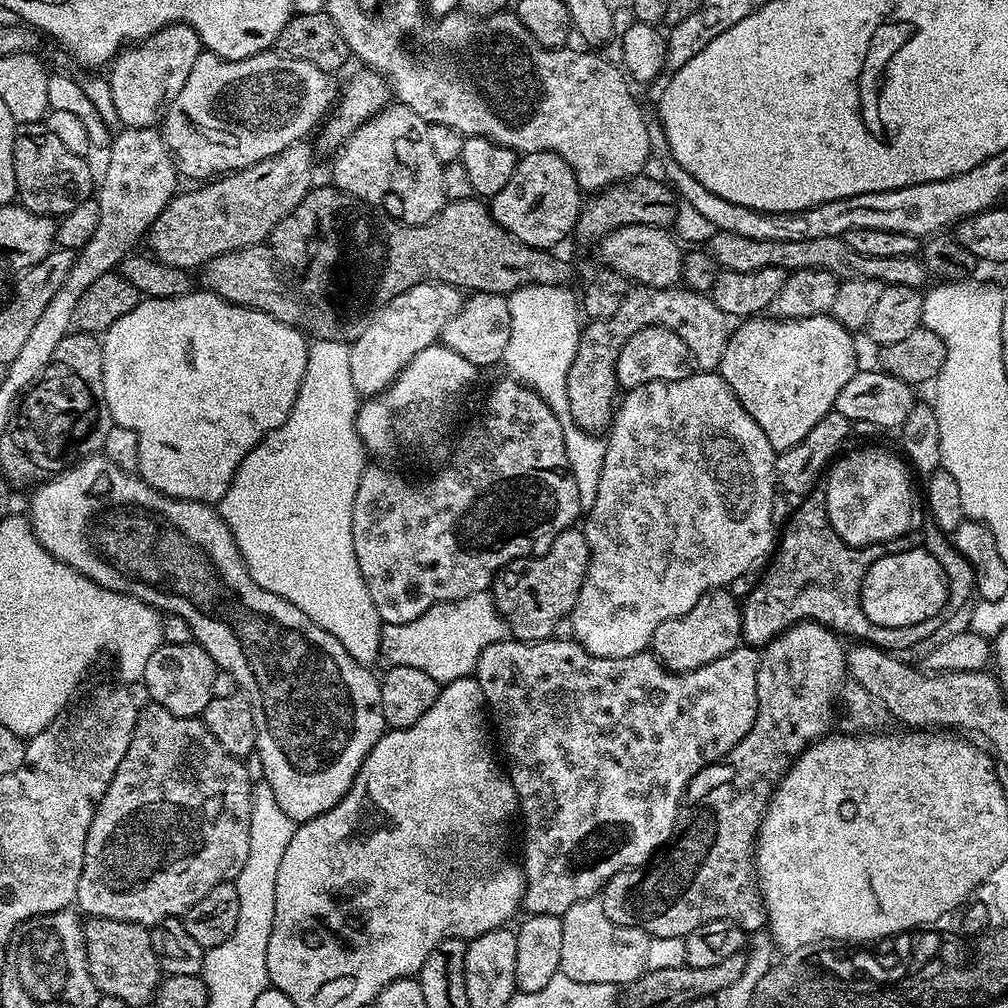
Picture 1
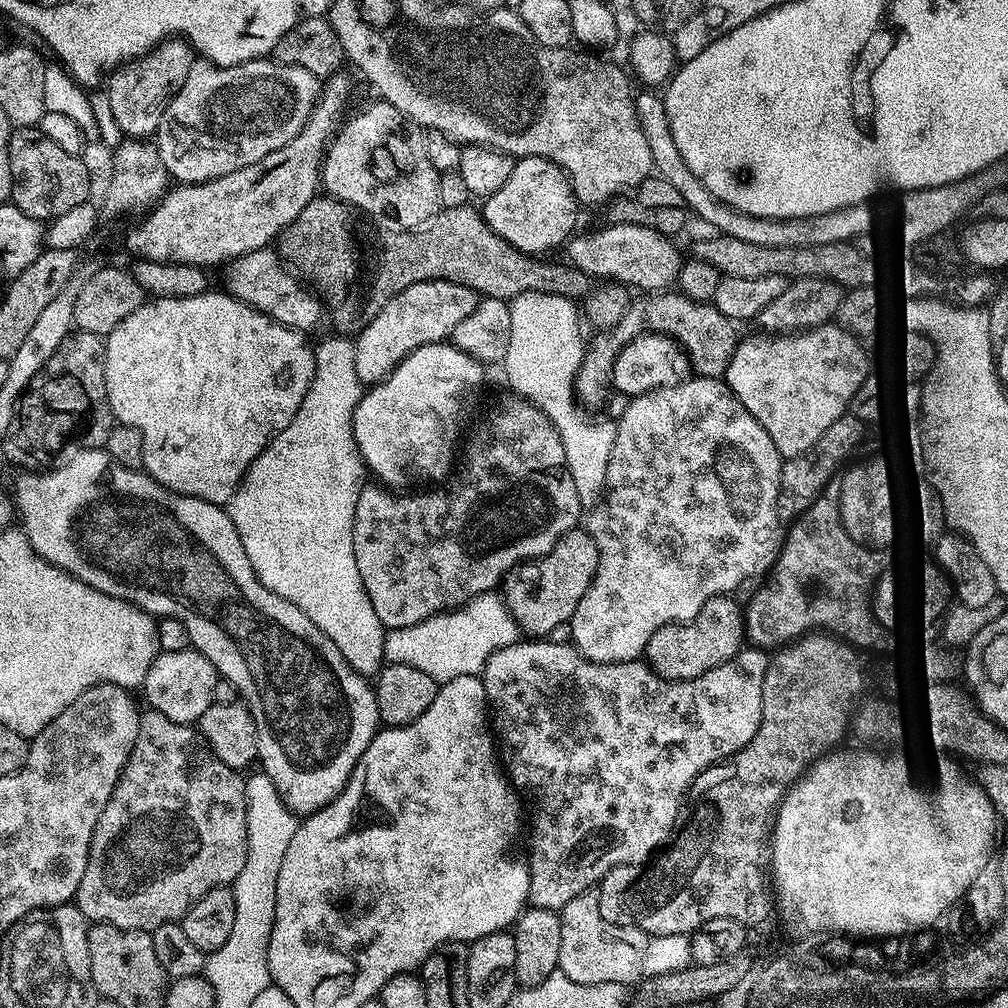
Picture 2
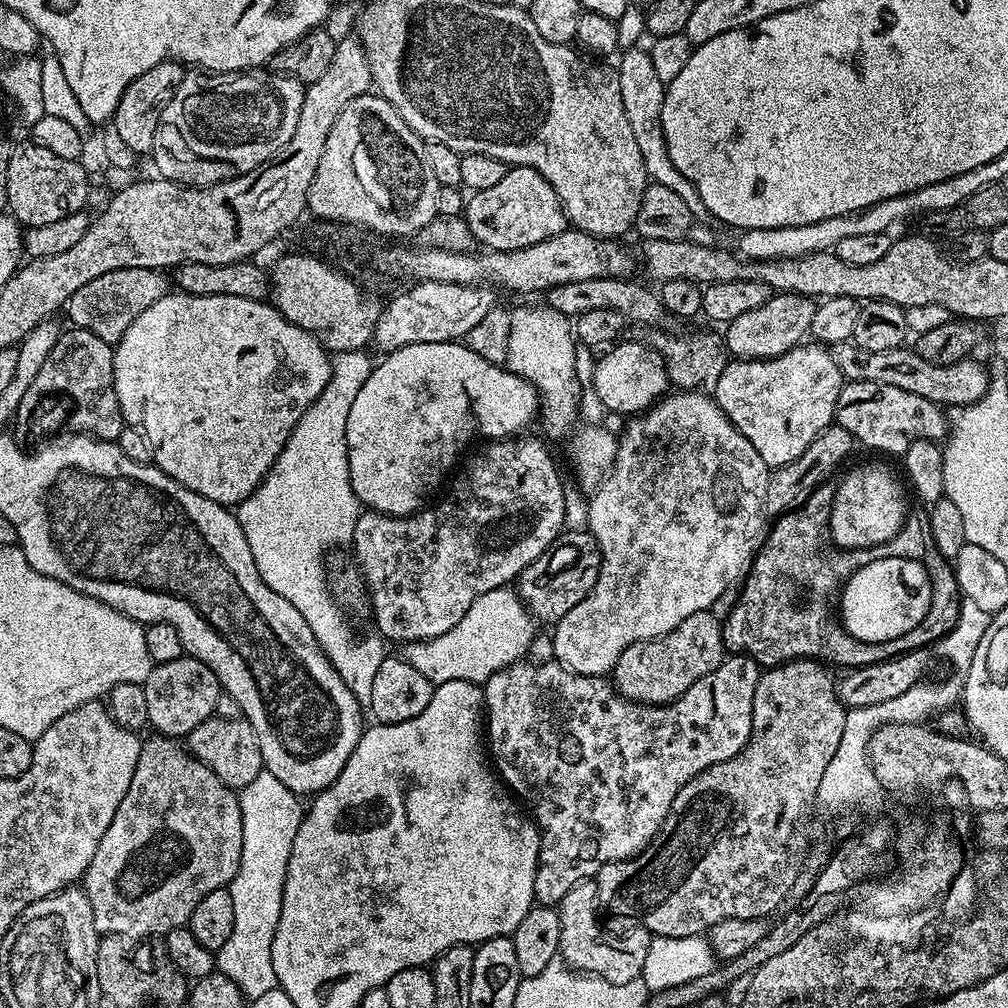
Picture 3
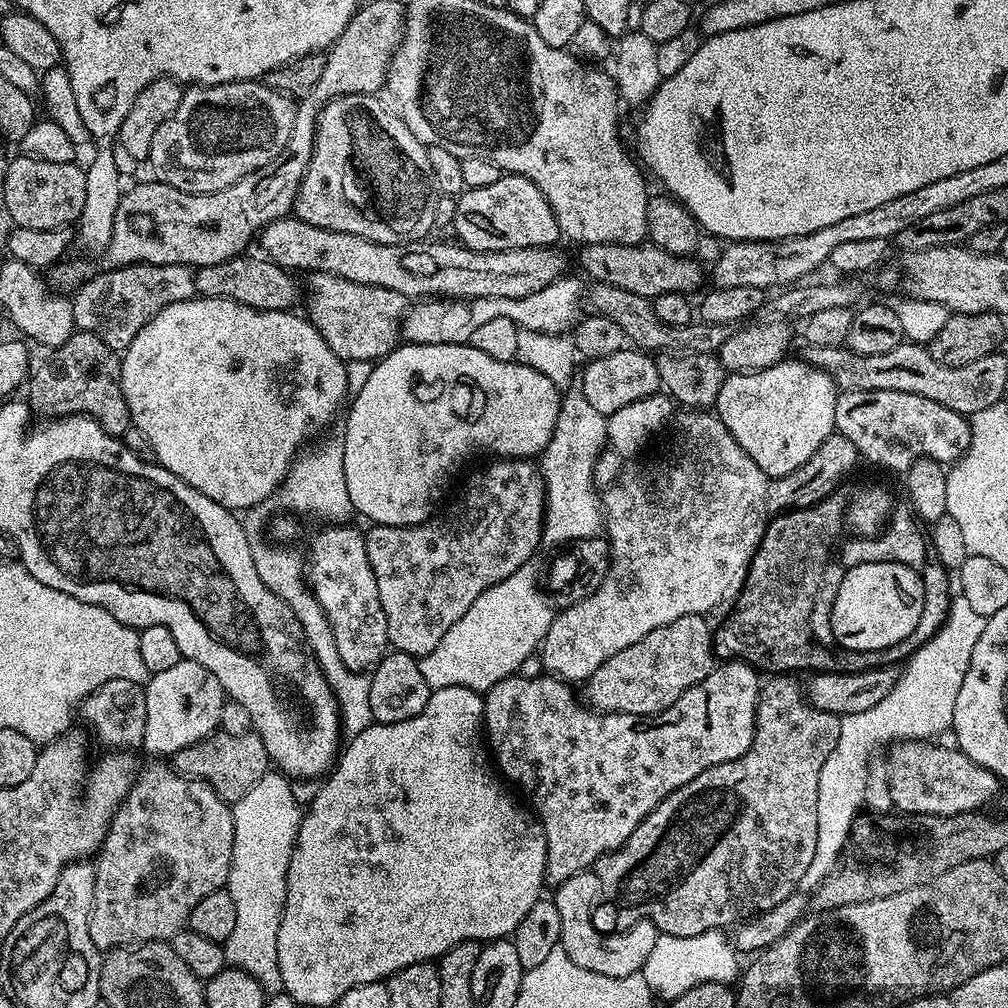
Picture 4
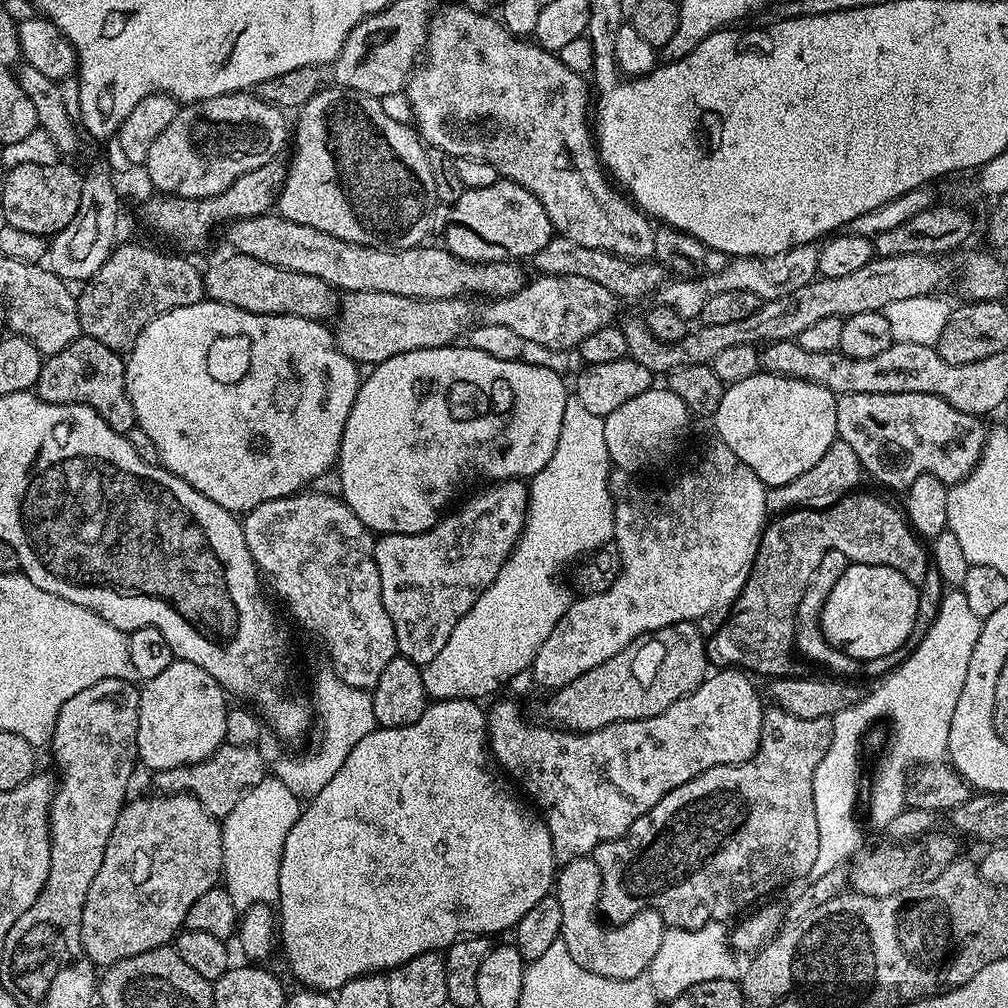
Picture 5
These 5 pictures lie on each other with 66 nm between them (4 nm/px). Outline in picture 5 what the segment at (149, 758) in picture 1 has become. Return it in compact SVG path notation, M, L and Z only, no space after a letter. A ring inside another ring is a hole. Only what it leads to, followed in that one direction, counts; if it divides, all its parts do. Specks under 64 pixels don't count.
M176 792L173 796L151 794L141 800L129 799L124 809L118 814L118 822L114 822L114 830L110 834L110 842L106 846L106 854L102 854L102 867L94 874L94 882L90 882L90 894L86 894L86 906L82 910L82 946L86 954L97 966L107 966L114 962L122 962L122 958L130 958L134 954L142 954L146 950L162 948L173 943L174 937L184 928L186 914L190 914L190 906L206 894L206 890L217 887L221 883L224 871L224 846L222 824L217 817L208 813L206 806L198 802L198 798L186 792Z

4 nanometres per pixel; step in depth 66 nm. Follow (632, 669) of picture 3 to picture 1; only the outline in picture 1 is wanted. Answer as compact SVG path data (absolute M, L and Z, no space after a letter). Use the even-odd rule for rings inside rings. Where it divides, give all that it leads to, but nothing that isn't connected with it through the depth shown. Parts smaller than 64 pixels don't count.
M727 587L713 588L685 616L662 622L662 626L654 630L650 648L661 664L672 672L689 672L741 647L744 635L742 604L728 591Z

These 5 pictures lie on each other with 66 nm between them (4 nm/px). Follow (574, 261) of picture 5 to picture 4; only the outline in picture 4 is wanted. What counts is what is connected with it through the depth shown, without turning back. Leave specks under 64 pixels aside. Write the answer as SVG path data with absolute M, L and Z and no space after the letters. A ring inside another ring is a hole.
M651 242L586 244L579 251L580 268L589 276L589 281L622 286L622 290L630 290L632 294L642 294L649 298L671 292L692 294L695 288L703 289L706 284L706 268L703 268L696 258L675 256Z

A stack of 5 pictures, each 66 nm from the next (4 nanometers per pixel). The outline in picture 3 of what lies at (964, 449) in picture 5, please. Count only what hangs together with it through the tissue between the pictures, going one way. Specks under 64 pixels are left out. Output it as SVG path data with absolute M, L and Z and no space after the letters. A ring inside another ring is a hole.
M853 380L841 388L834 420L858 443L876 452L889 452L896 458L903 457L915 440L943 441L950 427L949 417L941 405L910 394L910 390L898 390L898 386L871 384L865 380Z

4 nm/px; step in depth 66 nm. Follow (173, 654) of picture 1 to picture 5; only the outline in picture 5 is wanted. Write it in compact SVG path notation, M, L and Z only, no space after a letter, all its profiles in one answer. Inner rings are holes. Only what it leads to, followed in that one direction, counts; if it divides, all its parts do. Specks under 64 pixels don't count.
M173 659L170 666L166 666L166 670L162 670L162 674L158 674L158 678L150 678L143 681L140 688L140 709L138 710L138 738L136 739L136 755L139 763L144 764L148 768L152 768L153 773L168 772L172 768L186 768L189 764L197 764L202 762L206 757L213 756L220 748L220 745L225 743L224 735L226 734L226 714L228 713L230 704L226 699L226 693L221 688L214 677L206 674L206 670L202 670L202 666L194 666L194 662L186 662L185 660Z

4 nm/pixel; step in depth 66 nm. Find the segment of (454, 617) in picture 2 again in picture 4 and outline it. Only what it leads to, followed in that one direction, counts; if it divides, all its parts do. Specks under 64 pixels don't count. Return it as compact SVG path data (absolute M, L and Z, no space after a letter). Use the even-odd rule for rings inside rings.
M526 563L514 570L510 578L502 578L502 582L486 589L476 599L474 606L470 606L470 610L466 610L466 614L462 614L462 618L458 618L458 622L454 622L454 626L450 626L446 634L442 634L442 642L438 642L438 646L434 646L430 654L419 657L422 678L426 678L433 690L446 686L467 686L470 690L484 694L507 676L517 675L523 669L520 667L531 656L533 659L550 630L554 607L548 601L549 593L542 587L541 581L540 584L536 581L536 572L532 567L531 563Z

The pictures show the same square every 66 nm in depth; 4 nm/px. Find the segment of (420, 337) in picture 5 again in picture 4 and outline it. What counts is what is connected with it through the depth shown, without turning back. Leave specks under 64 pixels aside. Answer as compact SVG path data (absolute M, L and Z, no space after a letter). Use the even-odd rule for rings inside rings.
M325 272L311 273L310 280L312 289L306 292L306 319L316 327L318 334L322 334L326 346L334 350L339 360L375 362L381 356L391 354L401 343L404 314L410 307L409 297L398 294L398 290L366 286Z

